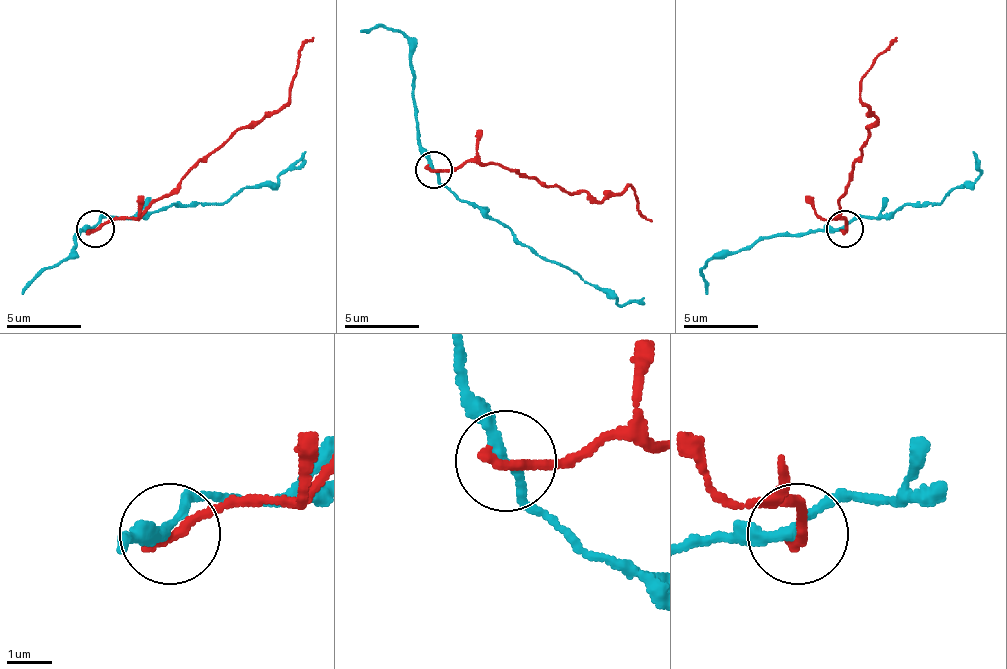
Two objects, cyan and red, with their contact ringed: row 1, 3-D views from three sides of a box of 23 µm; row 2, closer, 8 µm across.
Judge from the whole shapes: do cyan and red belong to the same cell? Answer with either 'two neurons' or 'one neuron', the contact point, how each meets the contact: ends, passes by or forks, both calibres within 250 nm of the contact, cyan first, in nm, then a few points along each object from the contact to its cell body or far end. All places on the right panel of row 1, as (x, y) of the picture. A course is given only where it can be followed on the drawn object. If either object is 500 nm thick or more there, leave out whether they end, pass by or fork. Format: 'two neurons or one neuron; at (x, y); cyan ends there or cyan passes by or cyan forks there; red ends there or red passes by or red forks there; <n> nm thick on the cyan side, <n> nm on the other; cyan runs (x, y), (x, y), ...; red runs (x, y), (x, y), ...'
two neurons; at (845, 229); cyan passes by; red ends there; 200 nm thick on the cyan side, 280 nm on the other; cyan runs (846, 228), (861, 217), (883, 217), (905, 206), (935, 206), (954, 187), (969, 187), (980, 172), (972, 150); red runs (846, 228), (838, 217), (838, 198), (875, 120), (861, 98), (861, 75), (898, 38)

